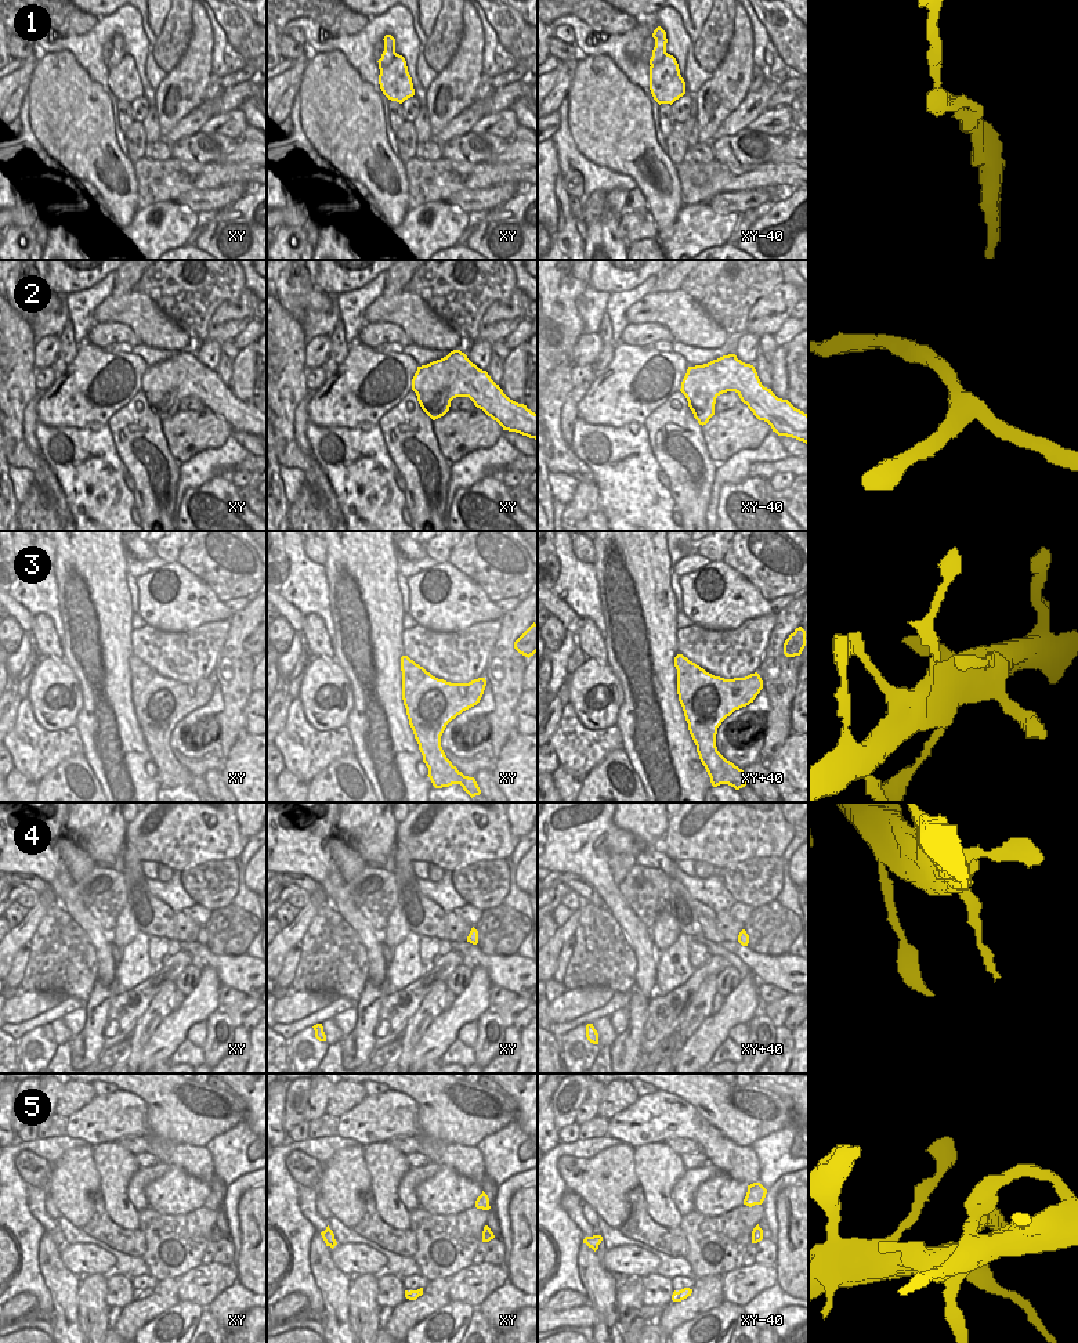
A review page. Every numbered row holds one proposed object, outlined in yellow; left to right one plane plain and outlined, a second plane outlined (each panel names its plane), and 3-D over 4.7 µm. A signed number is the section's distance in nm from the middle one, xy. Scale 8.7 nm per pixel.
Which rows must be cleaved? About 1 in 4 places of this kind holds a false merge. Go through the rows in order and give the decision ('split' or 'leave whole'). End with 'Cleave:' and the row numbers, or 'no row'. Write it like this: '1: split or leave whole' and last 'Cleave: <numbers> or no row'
1: leave whole
2: leave whole
3: leave whole
4: leave whole
5: split
Cleave: 5

